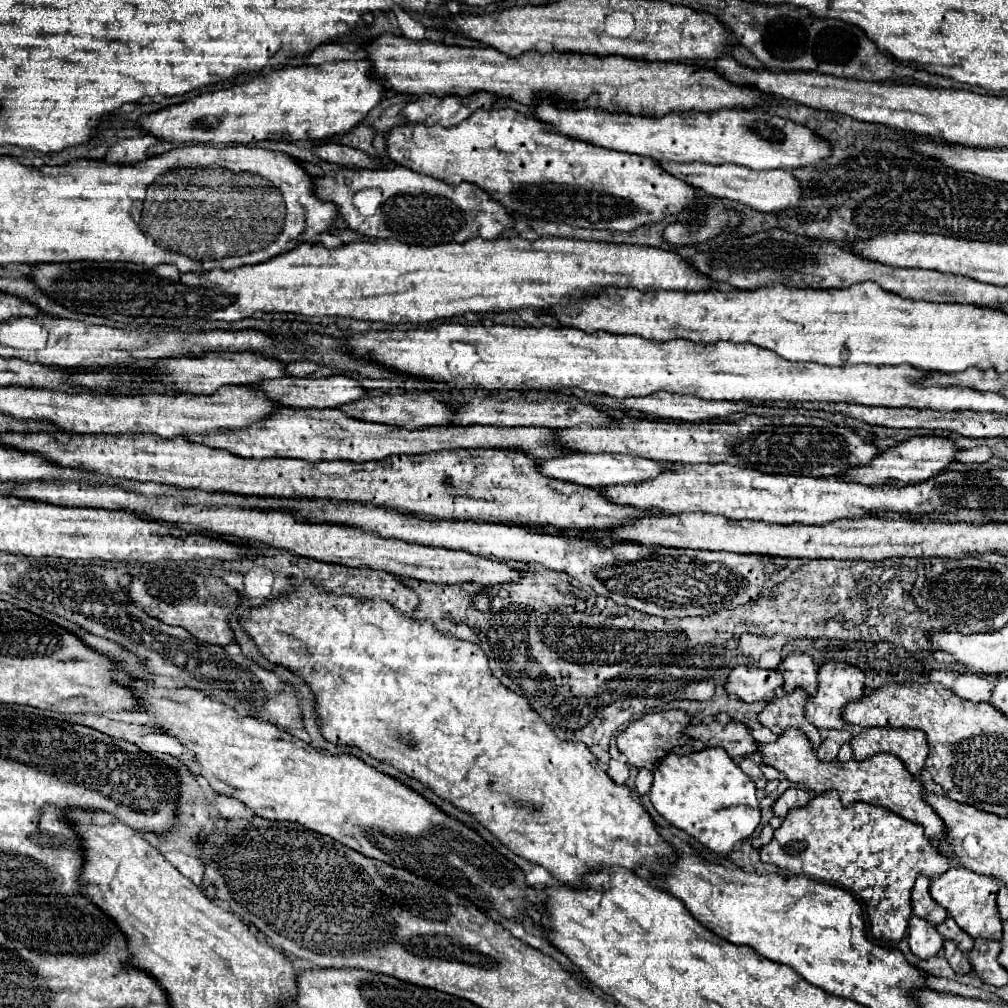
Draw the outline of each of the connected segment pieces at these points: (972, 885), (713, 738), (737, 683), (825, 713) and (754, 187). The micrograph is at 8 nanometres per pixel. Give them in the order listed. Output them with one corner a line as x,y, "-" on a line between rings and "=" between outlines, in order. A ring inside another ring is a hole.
950,868
944,874
936,876
930,884
930,896
948,910
948,916
968,932
972,938
1000,940
1002,938
1002,920
996,910
996,892
1000,882
992,876
980,876
968,868
=
712,720
708,724
688,726
684,734
702,740
706,746
722,746
730,758
748,756
756,752
756,740
750,736
748,728
740,722
720,724
718,720
=
736,666
724,682
728,694
744,700
758,702
772,698
782,688
782,674
778,670
764,670
758,666
=
826,662
818,670
818,690
808,696
804,706
804,716
820,730
844,728
844,720
840,718
844,704
858,700
864,696
864,672
846,662
=
660,160
658,166
664,168
668,174
682,178
690,186
702,190
706,196
736,200
736,202
748,204
760,212
774,212
774,210
792,208
800,200
800,184
796,184
796,178
786,170
760,170
760,172
756,172
756,170
748,170
746,166
732,166
732,164
720,164
720,166
712,166
712,164
704,164
704,162
678,164
678,162
668,162
668,160

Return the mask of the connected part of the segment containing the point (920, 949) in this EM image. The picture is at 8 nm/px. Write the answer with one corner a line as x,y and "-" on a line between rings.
912,916
908,928
908,942
914,956
918,956
920,960
928,960
940,952
944,938
940,938
940,934
930,922

